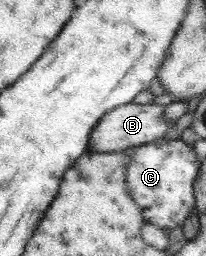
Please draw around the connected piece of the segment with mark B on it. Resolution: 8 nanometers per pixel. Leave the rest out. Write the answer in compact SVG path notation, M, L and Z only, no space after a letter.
M128 103L112 108L102 115L102 118L94 124L88 136L87 151L94 153L116 153L131 149L132 147L146 146L157 139L162 138L164 132L170 130L174 124L171 119L162 115L163 106L151 104Z

